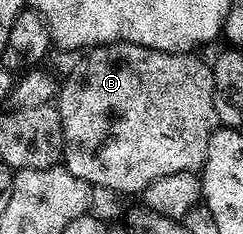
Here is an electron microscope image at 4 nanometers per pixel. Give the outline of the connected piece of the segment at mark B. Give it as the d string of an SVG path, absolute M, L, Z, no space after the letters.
M114 41L110 45L97 45L95 49L87 50L84 57L68 73L65 81L58 85L58 108L62 119L62 135L64 136L63 168L70 171L70 175L78 175L87 185L100 189L113 189L116 193L143 194L144 188L154 179L162 179L162 175L174 175L178 171L196 173L203 170L206 159L206 147L210 135L218 128L216 112L214 111L214 75L211 64L203 61L200 55L190 53L163 53L157 49L147 49L129 41Z

